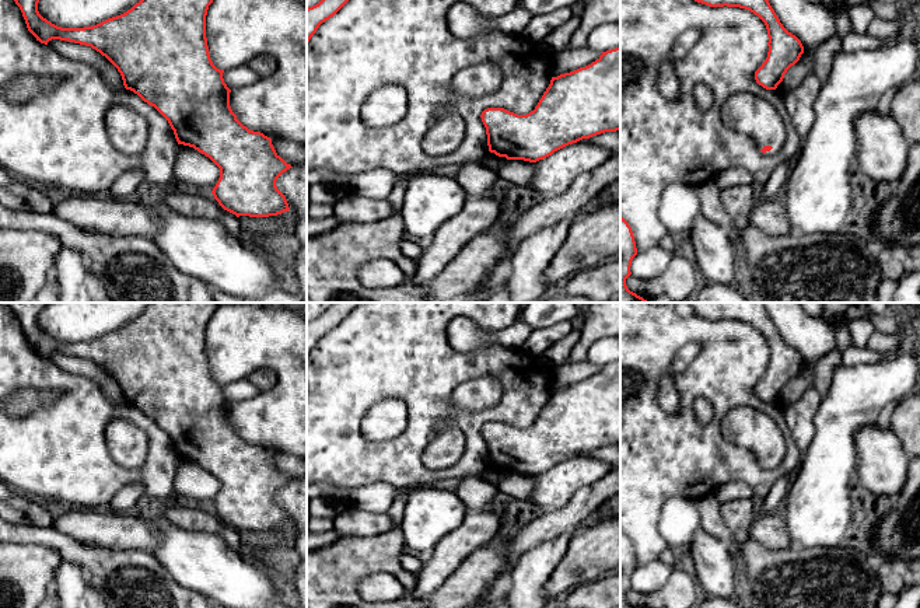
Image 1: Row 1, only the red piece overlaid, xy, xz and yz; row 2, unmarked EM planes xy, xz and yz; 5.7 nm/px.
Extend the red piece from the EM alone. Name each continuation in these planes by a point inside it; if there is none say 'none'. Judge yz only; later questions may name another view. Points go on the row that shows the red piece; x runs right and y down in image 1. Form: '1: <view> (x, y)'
1: yz (744, 112)

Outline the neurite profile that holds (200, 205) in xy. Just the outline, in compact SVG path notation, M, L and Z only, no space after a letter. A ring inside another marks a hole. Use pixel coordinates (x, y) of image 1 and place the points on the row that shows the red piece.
M176 191L169 193L160 205L183 216L218 220L232 235L246 240L241 231L238 217L224 210L218 202L207 193L182 193Z

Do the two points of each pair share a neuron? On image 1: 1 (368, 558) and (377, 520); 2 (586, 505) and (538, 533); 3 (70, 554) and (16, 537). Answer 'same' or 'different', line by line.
1: different
2: same
3: same

